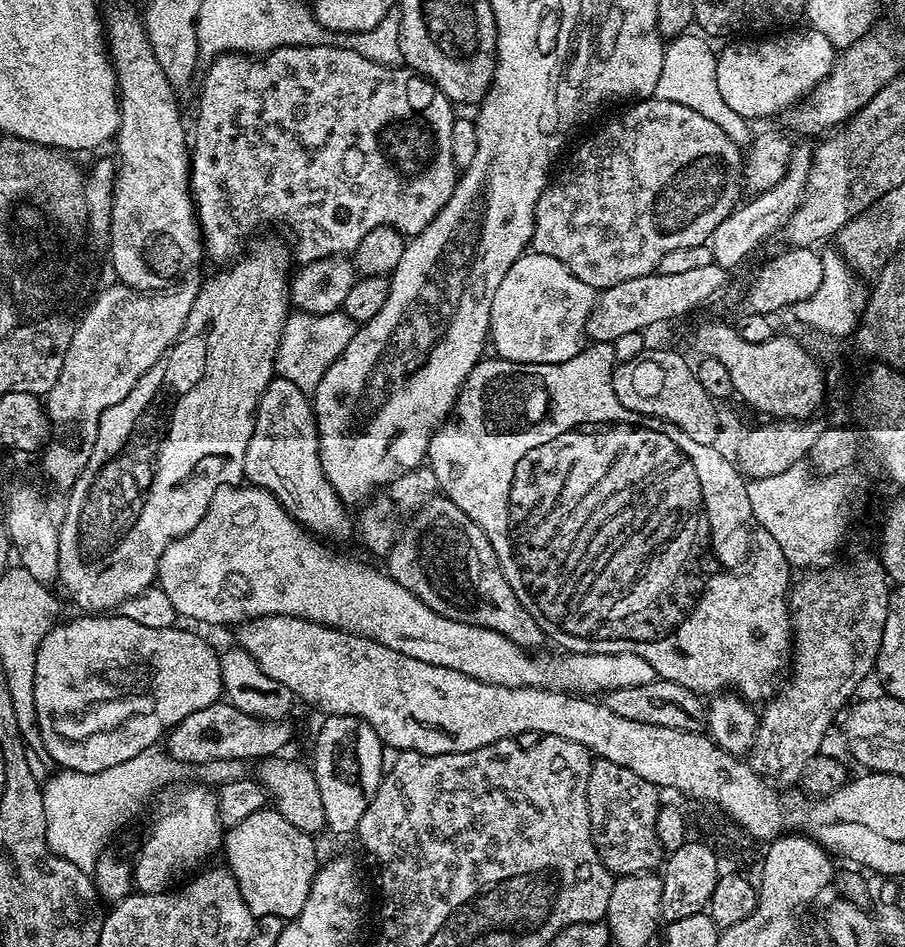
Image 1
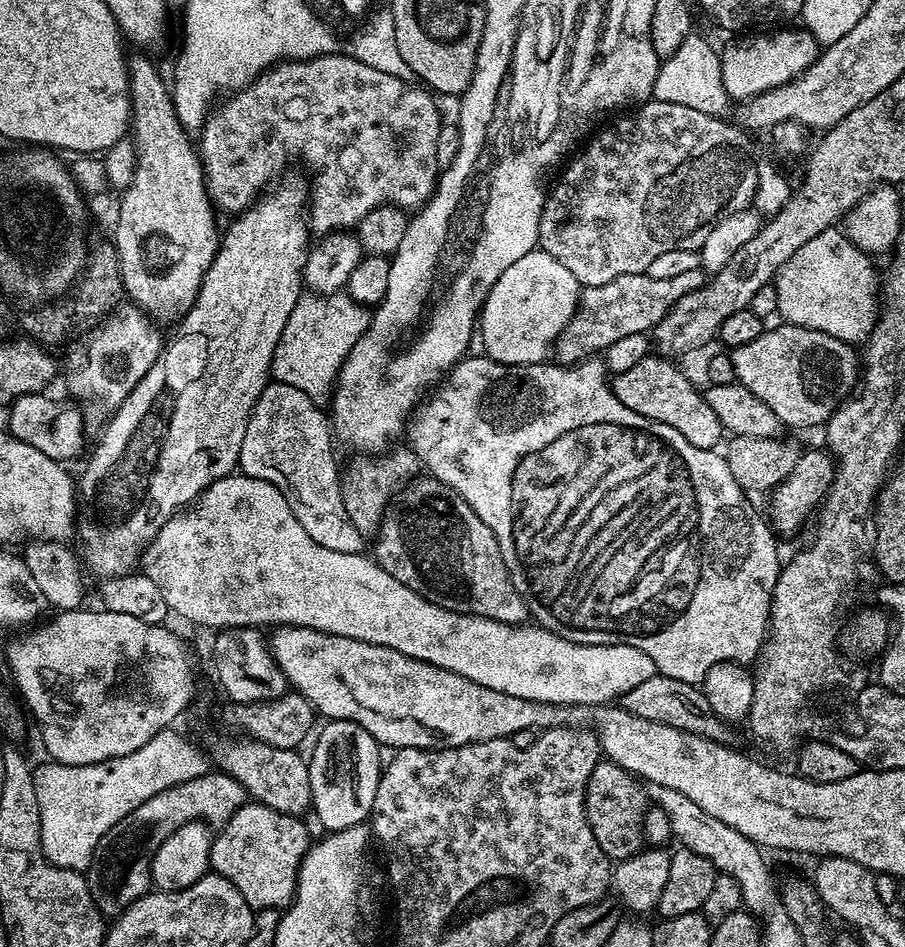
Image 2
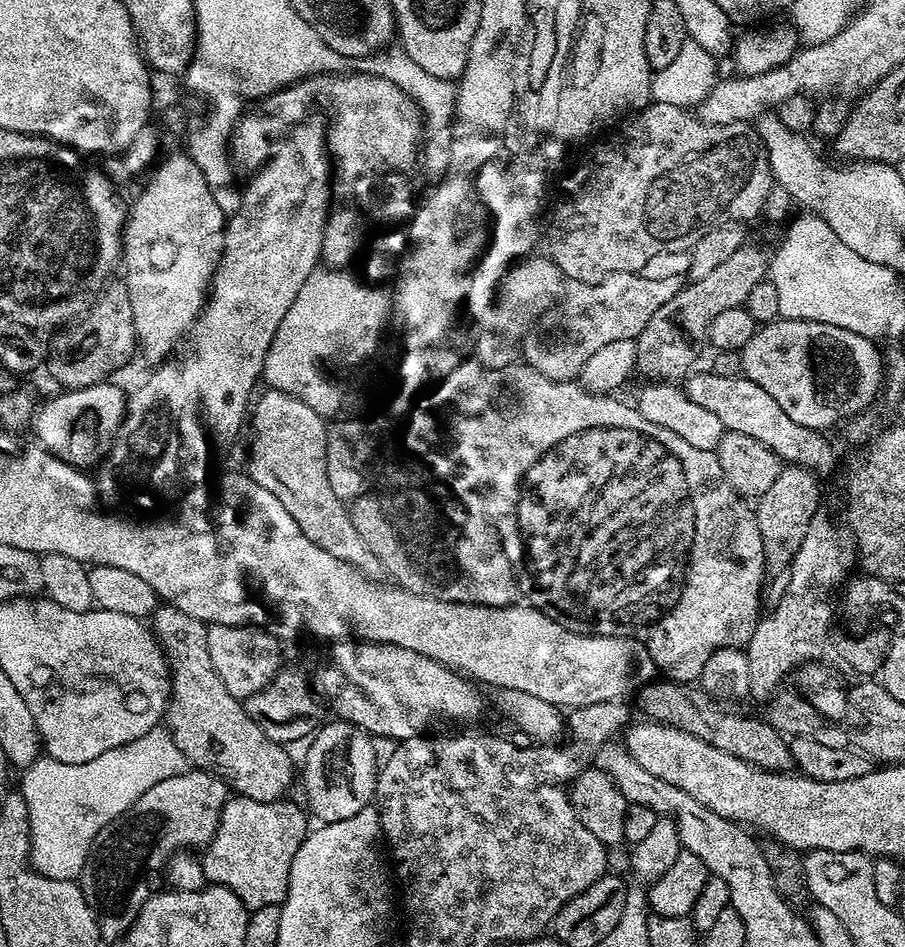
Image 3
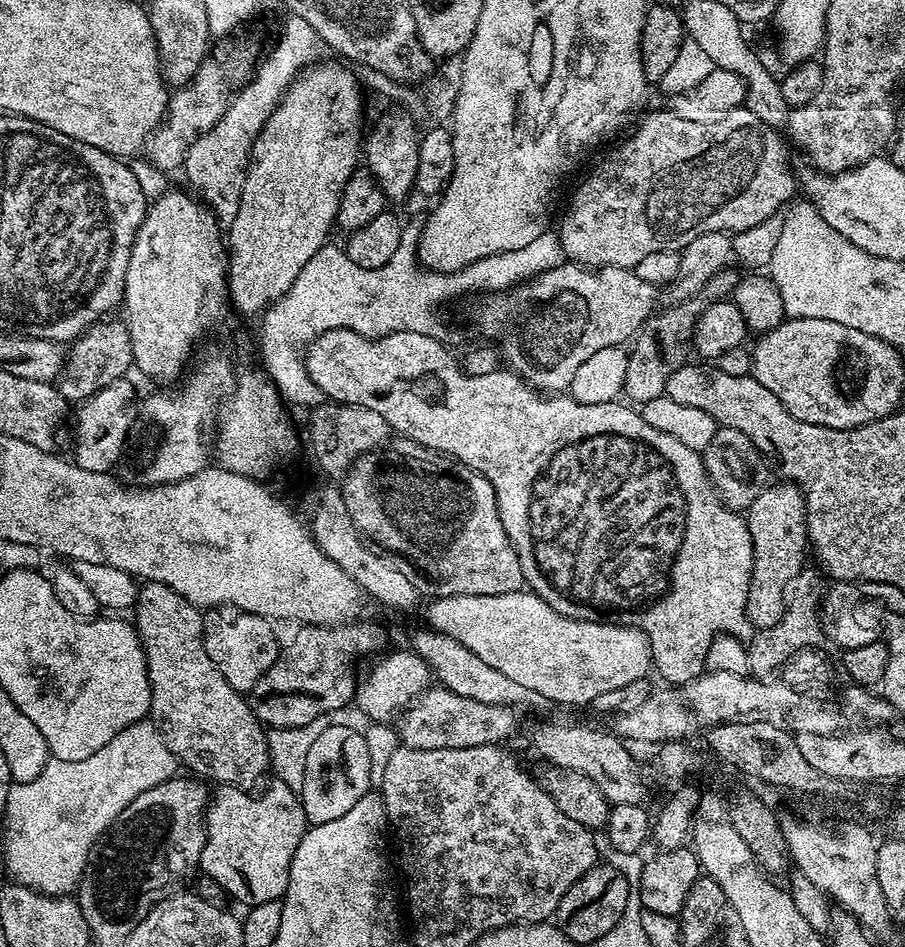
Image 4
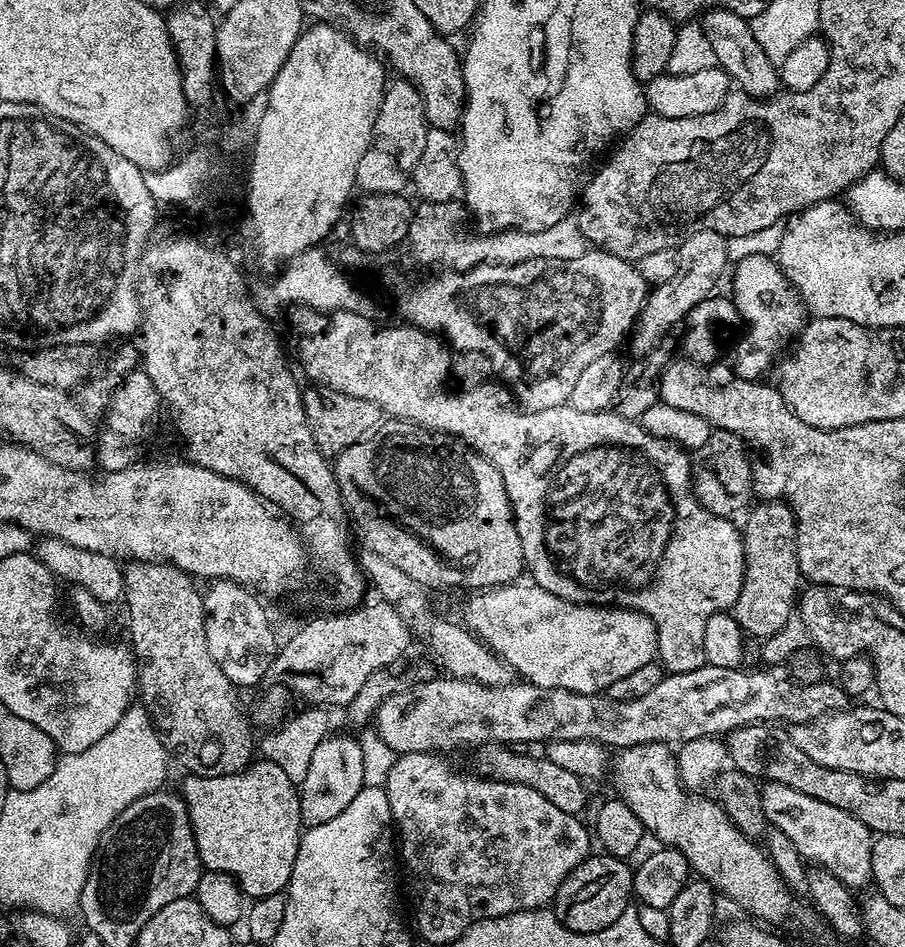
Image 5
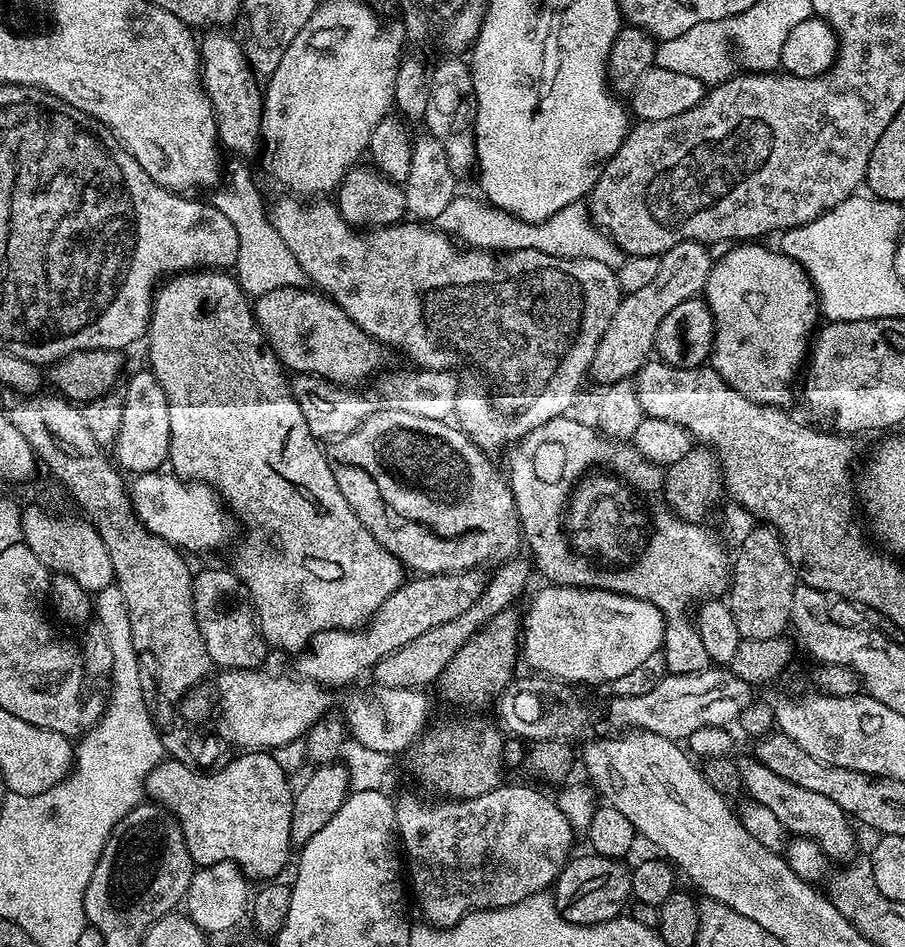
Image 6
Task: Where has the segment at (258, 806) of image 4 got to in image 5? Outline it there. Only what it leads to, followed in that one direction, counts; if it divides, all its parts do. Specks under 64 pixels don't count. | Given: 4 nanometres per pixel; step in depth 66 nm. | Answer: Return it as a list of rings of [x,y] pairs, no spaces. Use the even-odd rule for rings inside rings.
[[[265,758],[243,768],[240,772],[214,776],[192,774],[184,780],[182,795],[188,807],[188,817],[194,830],[200,863],[209,872],[225,872],[232,877],[235,887],[248,895],[249,901],[281,894],[287,889],[294,858],[298,858],[298,846],[302,835],[300,822],[300,794],[297,785],[286,778],[286,773],[274,762]]]

